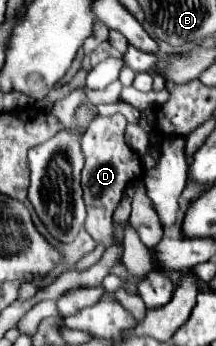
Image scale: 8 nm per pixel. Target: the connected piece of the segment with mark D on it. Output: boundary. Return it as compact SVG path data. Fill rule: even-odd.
M114 114L108 118L98 116L82 138L82 150L86 156L82 170L82 190L88 212L84 228L96 242L104 242L106 246L112 244L112 214L120 202L122 190L142 176L138 156L124 142L124 128L126 118L122 114Z

